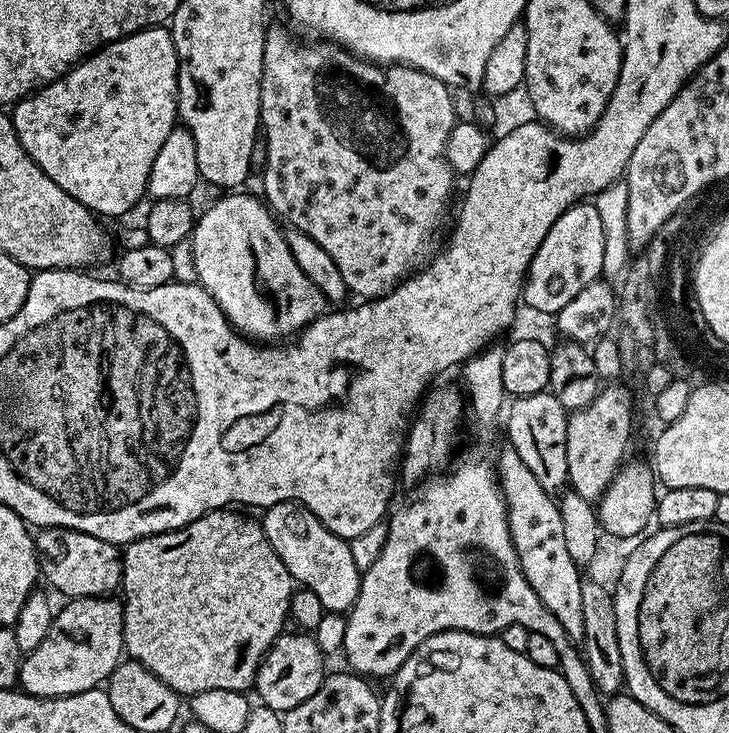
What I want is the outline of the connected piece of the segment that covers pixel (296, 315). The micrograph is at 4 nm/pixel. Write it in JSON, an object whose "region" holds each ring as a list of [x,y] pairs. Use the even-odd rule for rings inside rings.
{"region":[[[236,190],[221,196],[224,197],[214,201],[194,220],[190,245],[192,264],[196,267],[195,279],[216,299],[232,327],[241,336],[253,342],[280,342],[283,336],[295,337],[324,315],[326,301],[322,290],[318,290],[318,286],[314,286],[314,282],[302,274],[302,266],[292,259],[287,235],[283,231],[280,233],[281,225],[277,217],[259,195],[247,196],[244,190]]]}

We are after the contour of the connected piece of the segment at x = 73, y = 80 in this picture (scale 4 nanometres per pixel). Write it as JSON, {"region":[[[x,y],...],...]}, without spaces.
{"region":[[[164,26],[143,28],[140,32],[132,32],[129,36],[123,36],[122,39],[115,40],[113,44],[106,44],[102,48],[97,48],[92,55],[85,56],[80,63],[71,68],[65,76],[58,77],[57,80],[50,82],[45,88],[37,88],[31,96],[25,96],[23,100],[16,101],[10,115],[22,150],[26,150],[28,157],[59,188],[66,190],[66,194],[70,194],[70,198],[74,198],[79,204],[86,206],[89,212],[100,218],[126,215],[140,199],[145,199],[148,191],[148,179],[150,178],[150,166],[154,166],[154,158],[157,157],[158,150],[162,150],[162,142],[166,142],[170,130],[177,127],[176,95],[178,94],[179,65],[180,59],[174,50],[171,31]]]}

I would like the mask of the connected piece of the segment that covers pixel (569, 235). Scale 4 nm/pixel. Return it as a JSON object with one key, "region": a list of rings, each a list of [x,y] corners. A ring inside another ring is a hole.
{"region":[[[581,202],[568,208],[550,226],[550,234],[542,238],[542,246],[538,246],[538,254],[528,267],[526,283],[522,293],[523,303],[535,309],[558,313],[570,298],[576,297],[590,282],[601,279],[604,267],[604,247],[606,238],[602,234],[602,218],[598,218],[595,203]]]}

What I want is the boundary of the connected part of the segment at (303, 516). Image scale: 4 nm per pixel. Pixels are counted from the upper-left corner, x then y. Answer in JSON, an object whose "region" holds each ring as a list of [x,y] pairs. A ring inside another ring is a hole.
{"region":[[[295,500],[270,506],[263,513],[264,533],[293,581],[318,596],[325,612],[347,614],[358,598],[362,569],[350,554],[350,543],[334,534],[309,508]]]}

